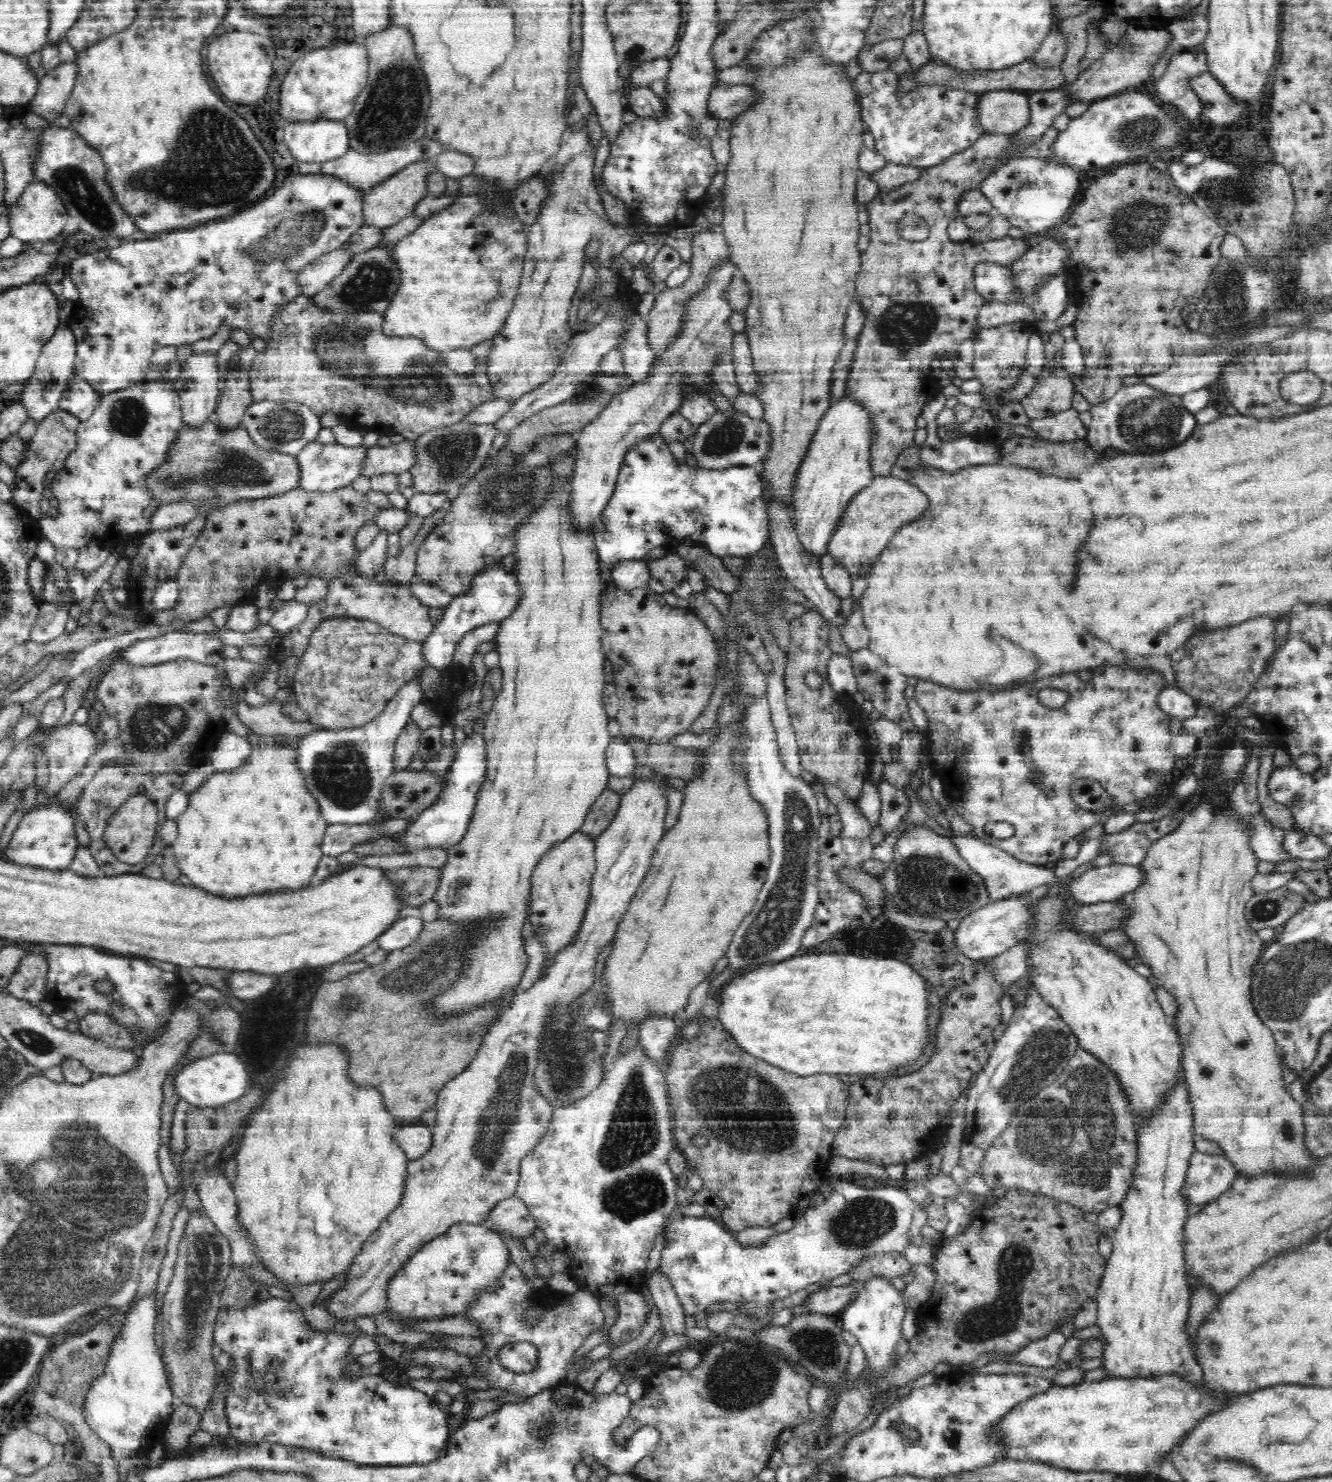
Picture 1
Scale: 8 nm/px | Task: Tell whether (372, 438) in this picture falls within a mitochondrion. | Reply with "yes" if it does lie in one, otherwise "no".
no

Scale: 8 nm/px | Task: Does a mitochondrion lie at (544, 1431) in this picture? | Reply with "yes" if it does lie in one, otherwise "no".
yes

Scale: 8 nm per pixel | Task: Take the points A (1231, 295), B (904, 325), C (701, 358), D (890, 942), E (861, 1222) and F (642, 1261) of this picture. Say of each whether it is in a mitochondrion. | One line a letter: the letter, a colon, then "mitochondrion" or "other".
A: mitochondrion
B: mitochondrion
C: mitochondrion
D: mitochondrion
E: mitochondrion
F: other

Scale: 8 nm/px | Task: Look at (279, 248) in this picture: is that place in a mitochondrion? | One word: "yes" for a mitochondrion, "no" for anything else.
yes

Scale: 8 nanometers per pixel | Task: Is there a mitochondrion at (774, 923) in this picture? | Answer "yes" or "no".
yes

